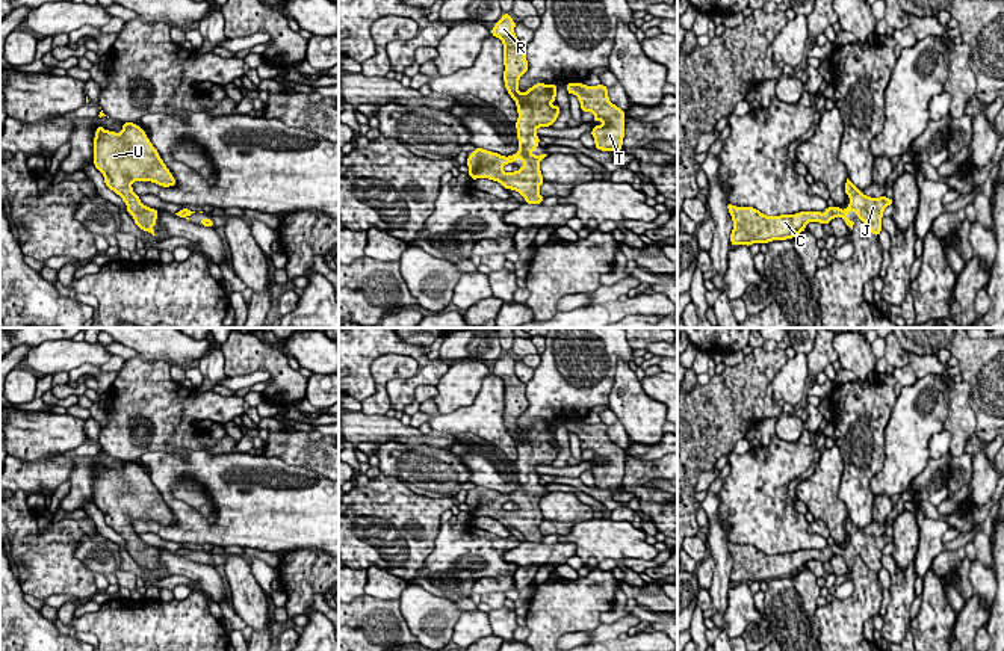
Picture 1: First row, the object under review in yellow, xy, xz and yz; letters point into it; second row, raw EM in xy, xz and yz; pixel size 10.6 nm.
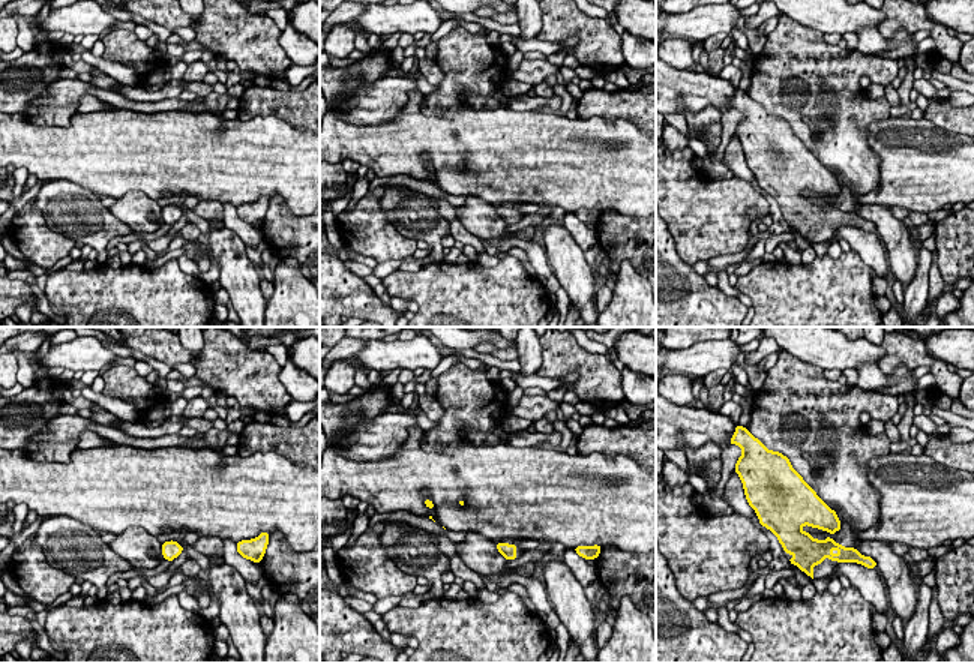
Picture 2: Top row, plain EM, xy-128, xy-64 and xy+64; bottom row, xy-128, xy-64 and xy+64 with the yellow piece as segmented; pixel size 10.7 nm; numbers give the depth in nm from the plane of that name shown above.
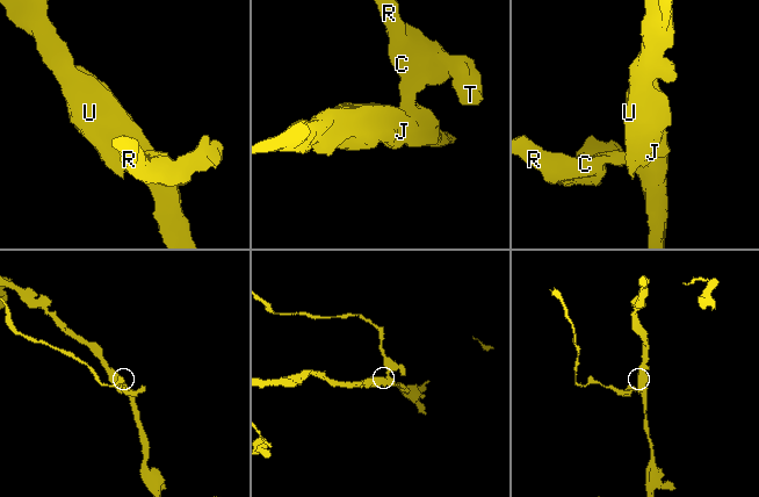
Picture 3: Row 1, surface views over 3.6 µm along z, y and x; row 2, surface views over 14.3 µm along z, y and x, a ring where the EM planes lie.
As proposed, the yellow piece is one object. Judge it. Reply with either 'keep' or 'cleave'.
keep

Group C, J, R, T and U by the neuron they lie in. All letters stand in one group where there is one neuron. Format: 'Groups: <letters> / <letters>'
Groups: C J R T U

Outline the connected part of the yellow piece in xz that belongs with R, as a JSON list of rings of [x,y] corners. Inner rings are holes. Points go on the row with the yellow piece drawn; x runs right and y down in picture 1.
[[[504,14],[496,21],[491,35],[504,42],[504,82],[508,94],[517,104],[519,119],[516,122],[519,151],[510,157],[491,153],[482,148],[470,151],[467,157],[469,175],[472,180],[490,178],[500,183],[507,190],[519,192],[528,204],[541,204],[543,196],[538,189],[543,184],[543,175],[538,168],[540,162],[547,154],[534,156],[531,151],[538,147],[540,137],[535,130],[538,127],[550,127],[558,115],[556,85],[537,83],[525,94],[519,91],[519,79],[528,71],[528,60],[525,56],[526,45],[523,45],[514,33],[516,21],[510,14]],[[517,159],[523,160],[523,168],[516,172],[504,172],[502,166],[514,163]]]

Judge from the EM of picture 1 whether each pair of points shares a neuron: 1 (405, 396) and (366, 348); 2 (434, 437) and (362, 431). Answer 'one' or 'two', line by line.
1: one
2: one

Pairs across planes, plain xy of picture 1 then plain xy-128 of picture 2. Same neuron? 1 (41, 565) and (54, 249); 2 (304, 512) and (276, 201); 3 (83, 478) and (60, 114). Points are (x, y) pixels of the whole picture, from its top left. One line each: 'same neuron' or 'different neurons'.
1: same neuron
2: different neurons
3: different neurons

